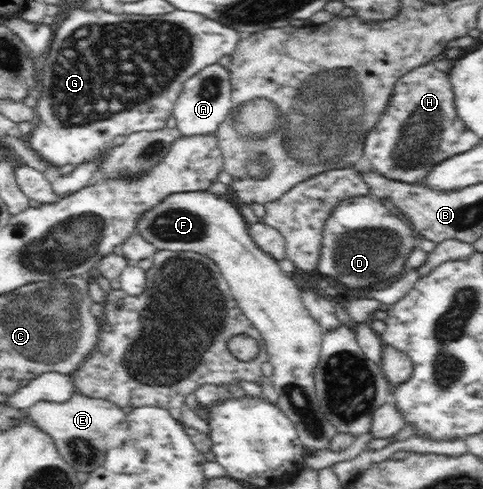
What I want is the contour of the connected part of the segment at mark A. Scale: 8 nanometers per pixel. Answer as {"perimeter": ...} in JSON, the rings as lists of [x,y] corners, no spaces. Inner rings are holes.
{"perimeter":[[[213,64],[184,82],[183,90],[172,110],[181,135],[196,136],[216,132],[219,124],[225,122],[225,118],[231,117],[237,110],[232,99],[232,87],[231,70],[223,68],[221,64]]]}

